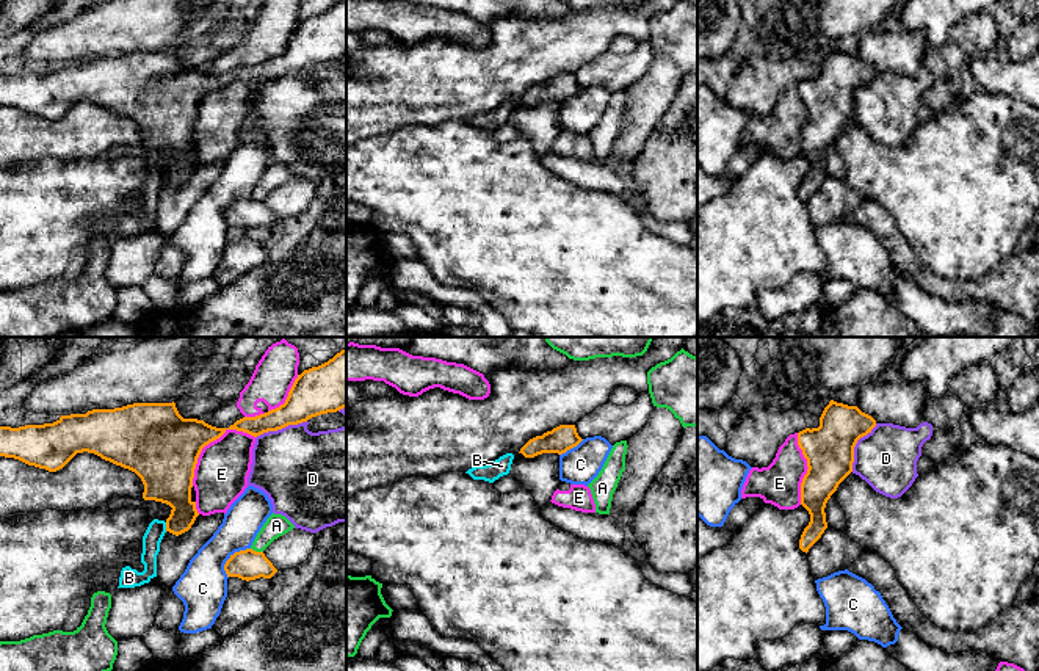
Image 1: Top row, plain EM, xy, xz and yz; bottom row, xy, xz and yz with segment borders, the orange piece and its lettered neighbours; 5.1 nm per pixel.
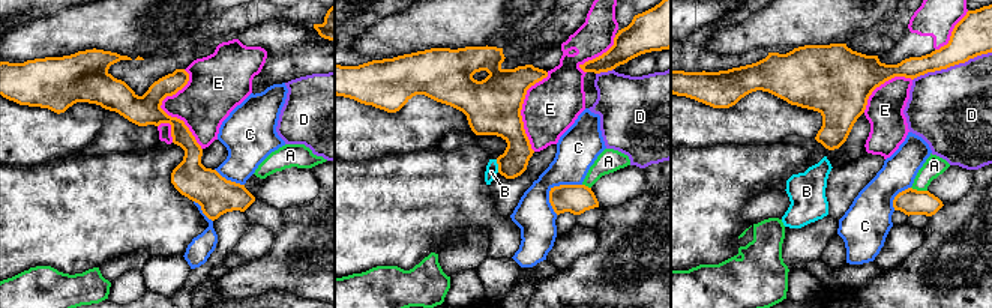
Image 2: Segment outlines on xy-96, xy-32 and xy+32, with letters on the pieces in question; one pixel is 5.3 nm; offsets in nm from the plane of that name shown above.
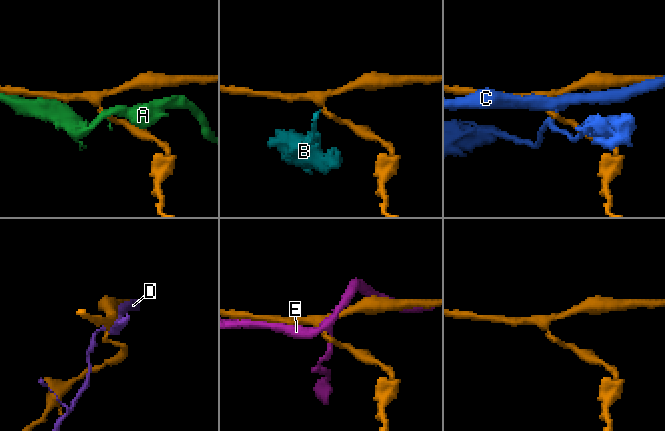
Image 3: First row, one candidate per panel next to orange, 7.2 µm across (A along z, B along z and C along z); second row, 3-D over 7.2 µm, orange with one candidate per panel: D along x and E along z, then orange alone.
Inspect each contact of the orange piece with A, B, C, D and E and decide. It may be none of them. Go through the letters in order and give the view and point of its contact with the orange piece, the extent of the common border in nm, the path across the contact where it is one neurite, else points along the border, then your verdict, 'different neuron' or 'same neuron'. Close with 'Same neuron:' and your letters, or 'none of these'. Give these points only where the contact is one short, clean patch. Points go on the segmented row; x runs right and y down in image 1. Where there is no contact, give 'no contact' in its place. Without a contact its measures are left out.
A: contact xy (257, 552); length 70 nm; border xy (251, 547), (262, 552); different neuron
B: contact xy (166, 527); length 50 nm; border xy (165, 522), (166, 530); different neuron
C: contact xy (229, 558); length 200 nm; different neuron
D: contact yz (854, 446); length 280 nm; different neuron
E: contact xy (210, 441); length 420 nm; different neuron
Same neuron: none of these

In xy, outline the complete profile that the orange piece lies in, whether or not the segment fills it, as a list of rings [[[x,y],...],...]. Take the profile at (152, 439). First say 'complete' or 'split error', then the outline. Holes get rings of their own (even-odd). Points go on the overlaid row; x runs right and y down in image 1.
complete; [[[346,348],[298,375],[284,404],[255,417],[243,417],[229,428],[183,419],[174,401],[133,403],[61,415],[53,423],[0,426],[0,456],[56,472],[77,453],[94,453],[135,472],[144,484],[144,500],[169,505],[172,510],[166,519],[166,531],[179,536],[199,516],[191,488],[197,458],[205,445],[227,430],[257,437],[343,408]]]

